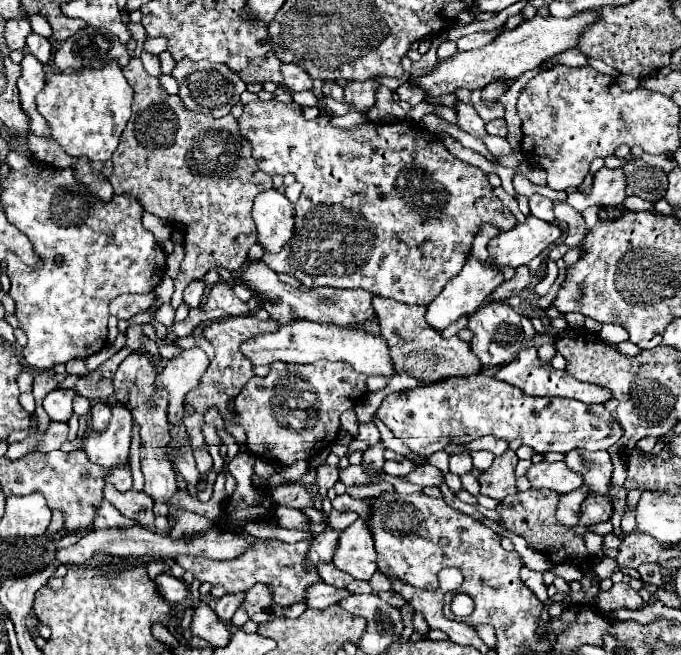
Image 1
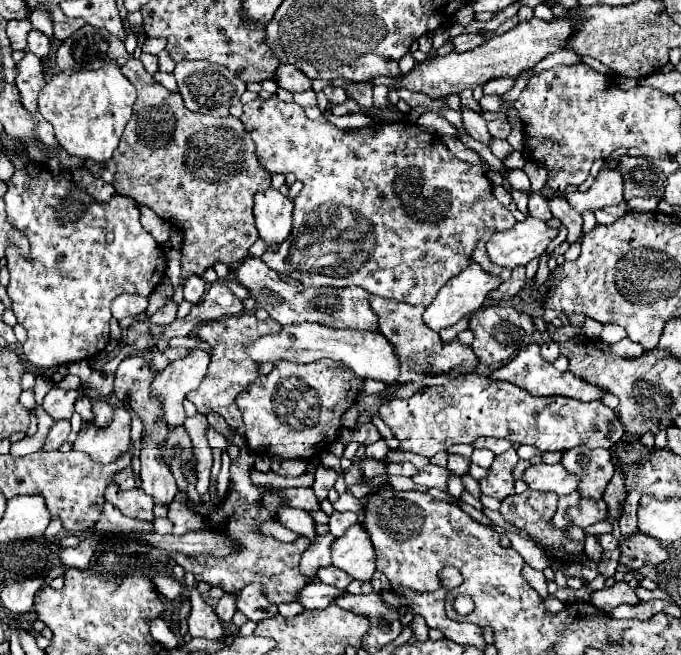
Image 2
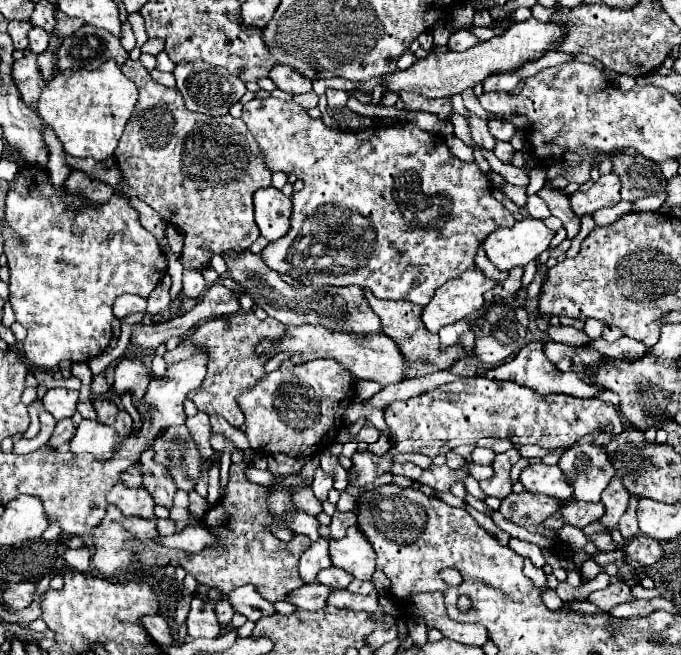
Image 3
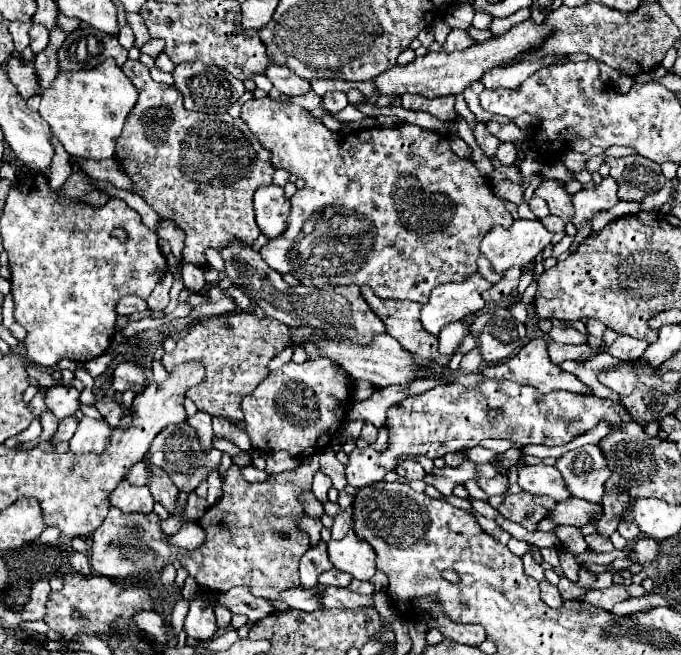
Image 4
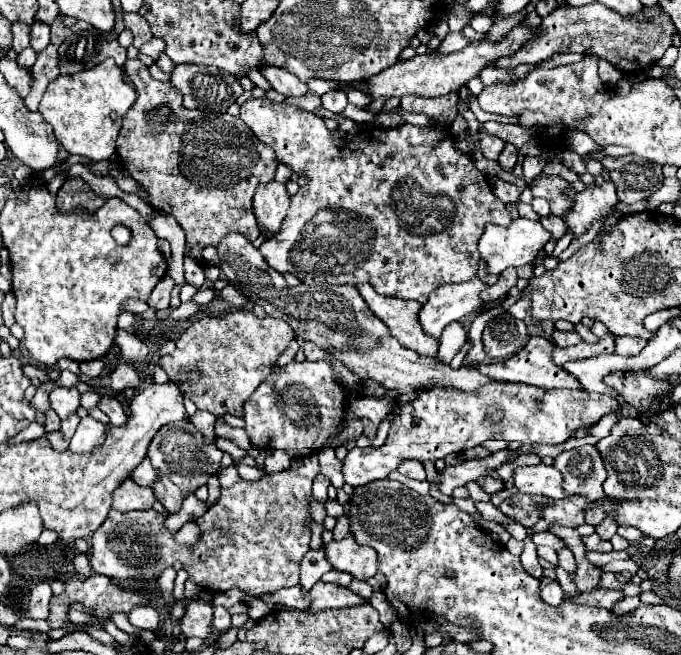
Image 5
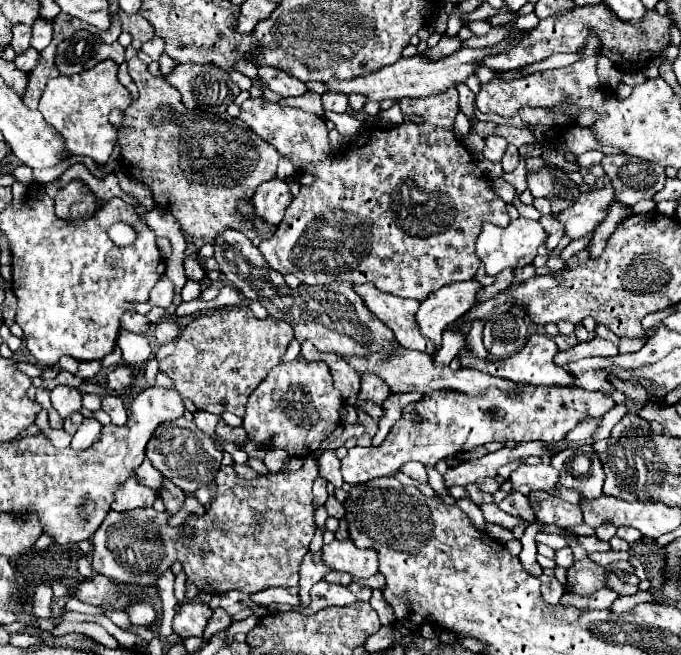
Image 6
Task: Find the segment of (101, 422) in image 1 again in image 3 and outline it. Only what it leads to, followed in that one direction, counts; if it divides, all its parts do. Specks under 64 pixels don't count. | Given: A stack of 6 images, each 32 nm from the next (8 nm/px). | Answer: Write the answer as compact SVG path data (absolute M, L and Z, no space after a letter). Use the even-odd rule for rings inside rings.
M98 398L98 400L92 402L92 406L94 406L96 414L98 414L98 422L102 422L102 424L114 424L114 418L118 414L118 408L110 400Z

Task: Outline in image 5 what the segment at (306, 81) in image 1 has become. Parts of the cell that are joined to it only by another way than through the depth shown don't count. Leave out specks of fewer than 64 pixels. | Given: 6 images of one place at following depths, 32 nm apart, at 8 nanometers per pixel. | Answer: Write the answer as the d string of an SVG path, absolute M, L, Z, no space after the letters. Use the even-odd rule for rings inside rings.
M266 66L260 70L266 80L272 84L272 88L284 96L304 96L308 92L308 84L290 74L286 68L276 68L276 66Z

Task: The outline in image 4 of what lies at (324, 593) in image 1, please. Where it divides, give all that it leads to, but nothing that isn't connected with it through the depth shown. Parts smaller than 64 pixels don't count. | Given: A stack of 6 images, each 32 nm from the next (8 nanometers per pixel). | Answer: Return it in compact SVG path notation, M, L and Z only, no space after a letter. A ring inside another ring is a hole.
M318 586L312 588L292 588L292 590L284 590L280 594L280 600L286 602L290 608L300 608L300 610L318 610L320 608L320 594L318 594Z

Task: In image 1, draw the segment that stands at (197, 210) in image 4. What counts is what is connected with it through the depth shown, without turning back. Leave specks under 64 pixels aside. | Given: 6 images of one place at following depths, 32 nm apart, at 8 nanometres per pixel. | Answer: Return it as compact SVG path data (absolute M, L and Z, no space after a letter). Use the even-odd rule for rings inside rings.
M130 60L130 64L122 68L122 72L124 72L128 84L134 88L134 104L132 104L132 116L130 116L130 120L128 120L128 124L126 124L122 136L120 136L120 146L118 146L116 152L112 154L114 172L110 174L110 184L112 184L112 188L114 188L116 194L130 192L132 196L136 196L136 198L142 202L142 206L144 206L146 212L168 220L174 228L178 228L180 232L184 232L186 256L184 256L182 266L180 266L180 272L178 272L178 276L176 276L176 280L174 280L174 282L176 282L176 288L174 288L174 296L172 296L172 300L170 300L170 306L172 306L172 308L178 308L178 306L182 304L182 292L184 292L184 288L186 288L190 282L194 282L194 280L204 280L204 276L206 276L206 272L208 272L210 268L224 268L224 270L228 270L228 272L236 272L236 270L240 270L240 268L246 264L248 248L256 242L256 226L254 226L254 220L252 220L252 204L254 204L254 198L256 198L260 192L266 192L266 190L272 188L272 176L270 176L270 174L264 174L262 170L258 170L256 160L250 156L252 148L250 148L248 140L244 140L244 138L238 134L238 122L236 122L236 118L234 118L232 114L222 116L222 118L212 118L212 116L206 116L206 114L200 114L200 112L190 112L190 110L186 110L184 104L182 104L182 100L180 100L180 96L170 96L170 94L162 88L160 80L154 78L154 76L150 76L150 74L142 68L142 62L140 62L140 60ZM138 122L144 126L144 130L138 130Z

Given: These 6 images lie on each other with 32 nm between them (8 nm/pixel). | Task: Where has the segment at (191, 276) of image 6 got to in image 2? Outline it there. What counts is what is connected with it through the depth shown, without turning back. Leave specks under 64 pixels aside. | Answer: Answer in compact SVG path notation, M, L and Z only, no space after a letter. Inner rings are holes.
M192 276L192 278L188 278L188 280L186 280L186 288L184 288L184 300L188 300L190 304L198 304L198 302L202 300L204 292L206 292L206 282L204 282L202 278Z

